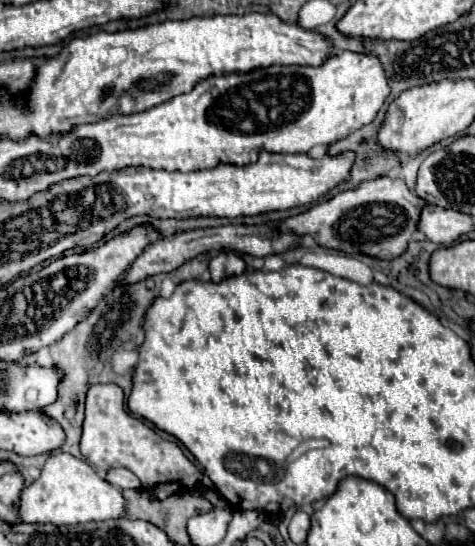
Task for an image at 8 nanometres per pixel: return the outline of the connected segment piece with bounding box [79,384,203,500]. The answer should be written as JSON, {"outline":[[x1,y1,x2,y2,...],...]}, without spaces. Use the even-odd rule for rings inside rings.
{"outline":[[93,384,89,388,79,446,85,460,91,466,99,468,101,472,107,472,109,468,115,466,131,470,141,480,141,486,149,492,153,500,165,500,175,492,177,494,189,492,203,478,203,474,195,468,193,462,185,458,185,454,175,442,163,440,143,420,125,410,123,390,117,384]]}

